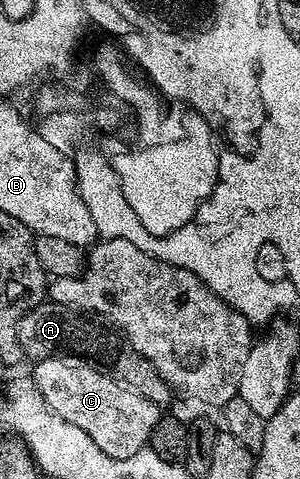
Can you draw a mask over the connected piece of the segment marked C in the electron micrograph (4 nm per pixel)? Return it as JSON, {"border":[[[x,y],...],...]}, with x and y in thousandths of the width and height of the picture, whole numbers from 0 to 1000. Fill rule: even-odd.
{"border":[[[180,741],[160,749],[133,749],[113,766],[117,802],[137,812],[137,825],[150,829],[163,854],[177,854],[190,871],[217,871],[230,887],[283,896],[283,904],[310,912],[323,937],[337,937],[363,954],[443,954],[500,927],[510,887],[523,887],[537,864],[533,843],[407,808],[400,800],[327,775],[300,754],[240,741]]]}

